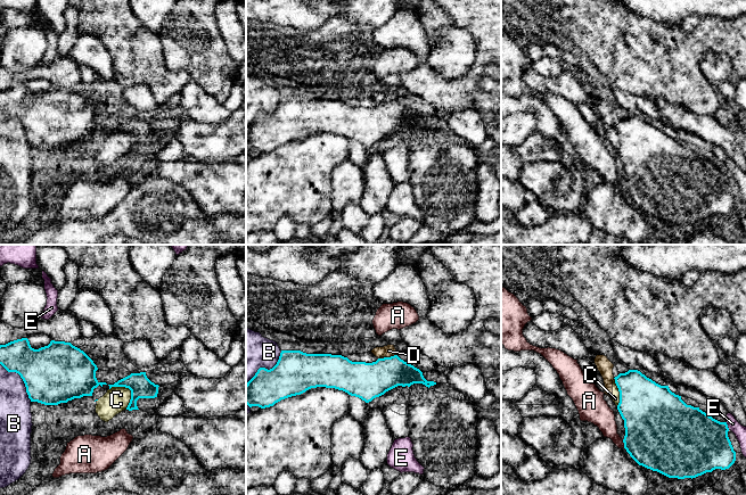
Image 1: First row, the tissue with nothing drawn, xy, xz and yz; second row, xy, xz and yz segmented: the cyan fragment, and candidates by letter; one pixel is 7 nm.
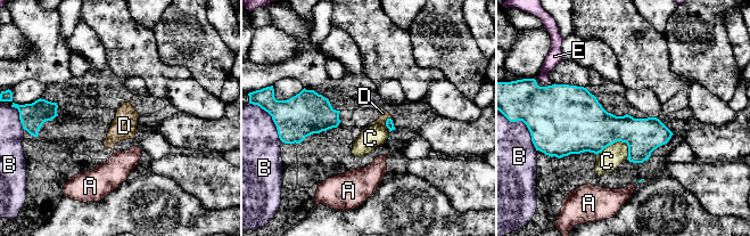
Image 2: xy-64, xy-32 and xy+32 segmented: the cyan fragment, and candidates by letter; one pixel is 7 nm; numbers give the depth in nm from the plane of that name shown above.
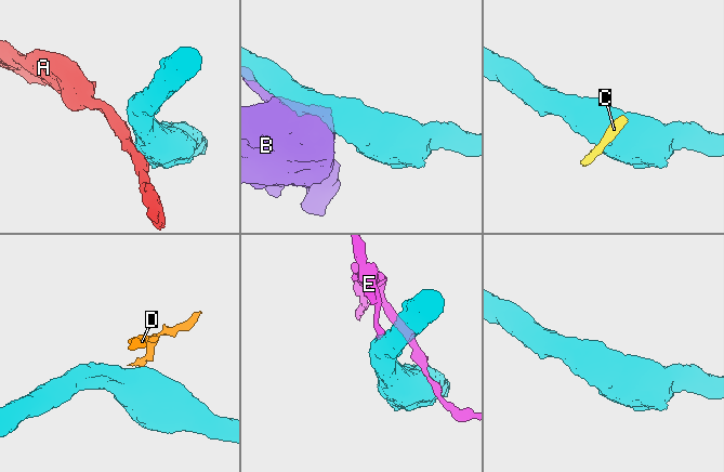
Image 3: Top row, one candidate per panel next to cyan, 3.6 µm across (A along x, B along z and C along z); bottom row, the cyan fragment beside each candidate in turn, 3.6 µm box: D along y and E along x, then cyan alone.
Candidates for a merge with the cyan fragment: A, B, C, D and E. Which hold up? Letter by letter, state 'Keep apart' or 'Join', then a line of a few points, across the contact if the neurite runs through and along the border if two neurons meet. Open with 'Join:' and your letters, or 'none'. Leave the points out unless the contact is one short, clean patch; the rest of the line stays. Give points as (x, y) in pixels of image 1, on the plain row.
Join: none
A: Keep apart. Line: yz (622, 184), (624, 192)
B: Keep apart
C: Keep apart
D: Keep apart. Line: xz (395, 99), (384, 102)
E: Keep apart

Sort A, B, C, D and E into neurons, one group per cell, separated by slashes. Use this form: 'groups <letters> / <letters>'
groups A / B / C D / E

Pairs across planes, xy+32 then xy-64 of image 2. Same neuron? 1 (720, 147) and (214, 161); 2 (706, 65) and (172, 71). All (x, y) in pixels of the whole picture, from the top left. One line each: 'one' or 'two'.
1: two
2: two

